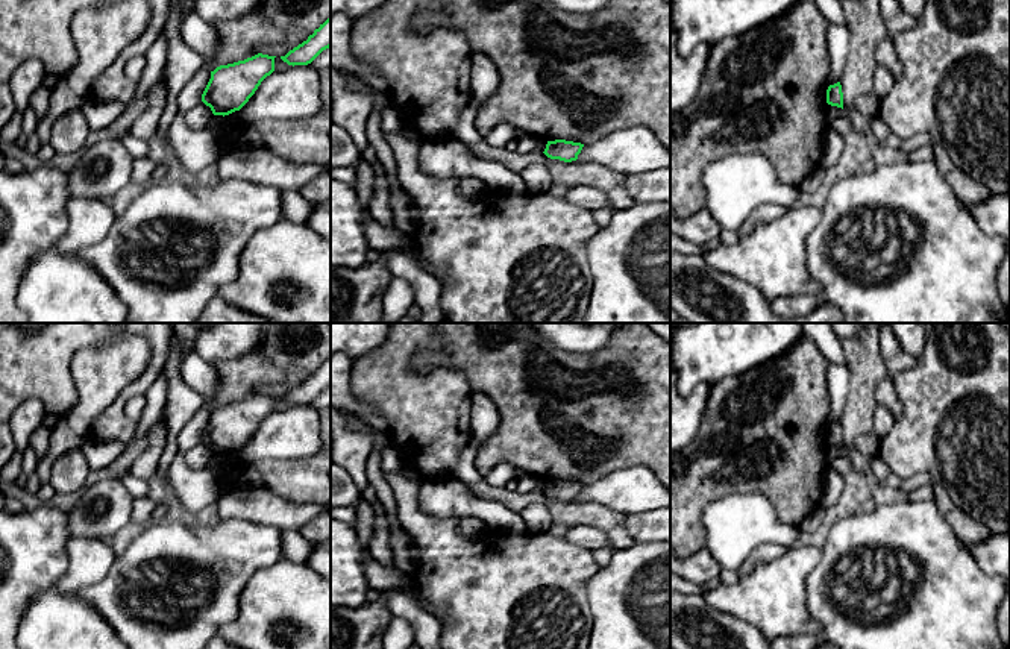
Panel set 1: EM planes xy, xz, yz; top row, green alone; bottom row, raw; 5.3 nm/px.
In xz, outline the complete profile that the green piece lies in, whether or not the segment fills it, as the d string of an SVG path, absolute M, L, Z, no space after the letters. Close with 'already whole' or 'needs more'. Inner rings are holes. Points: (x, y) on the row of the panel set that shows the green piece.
M555 140L555 141L547 141L543 153L550 159L572 162L578 159L578 155L581 153L582 147L584 144L581 143Z; already whole

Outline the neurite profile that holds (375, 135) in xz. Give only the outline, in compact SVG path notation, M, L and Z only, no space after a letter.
M373 106L365 126L367 144L373 147L378 162L382 165L385 171L390 191L393 191L393 188L399 185L397 167L391 147L384 136L385 132L382 130L381 126L381 115L382 115L382 106Z

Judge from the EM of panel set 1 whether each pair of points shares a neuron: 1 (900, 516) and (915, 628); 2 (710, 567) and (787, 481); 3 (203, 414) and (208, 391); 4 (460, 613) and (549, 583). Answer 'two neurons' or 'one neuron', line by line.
1: one neuron
2: two neurons
3: one neuron
4: one neuron

